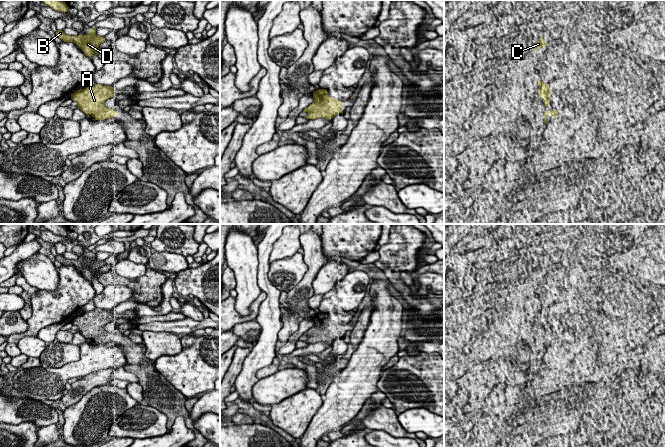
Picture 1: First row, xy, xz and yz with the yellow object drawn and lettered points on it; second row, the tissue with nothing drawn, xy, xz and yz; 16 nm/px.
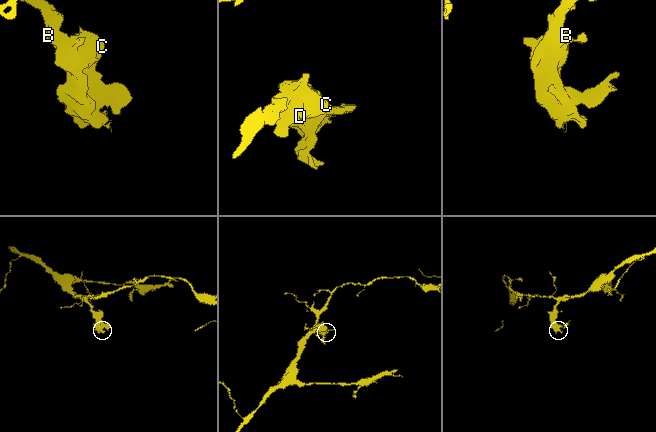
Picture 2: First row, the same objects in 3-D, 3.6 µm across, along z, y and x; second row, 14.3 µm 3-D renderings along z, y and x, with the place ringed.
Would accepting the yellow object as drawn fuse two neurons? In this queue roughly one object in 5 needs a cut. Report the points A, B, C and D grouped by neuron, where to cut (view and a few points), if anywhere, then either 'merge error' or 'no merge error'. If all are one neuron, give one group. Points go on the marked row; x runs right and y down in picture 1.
A B C D | no cut | no merge error

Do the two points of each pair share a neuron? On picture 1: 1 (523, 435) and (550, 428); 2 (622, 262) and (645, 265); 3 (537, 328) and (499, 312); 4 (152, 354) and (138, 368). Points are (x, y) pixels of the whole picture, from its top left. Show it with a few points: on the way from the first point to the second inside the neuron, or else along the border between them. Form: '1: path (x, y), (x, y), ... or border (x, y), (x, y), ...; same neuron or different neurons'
1: path (530, 435), (536, 435), (543, 431); same neuron
2: path (628, 262), (639, 265); same neuron
3: border (537, 316), (531, 327); different neurons
4: border (142, 343), (145, 347), (145, 355), (153, 362); different neurons

